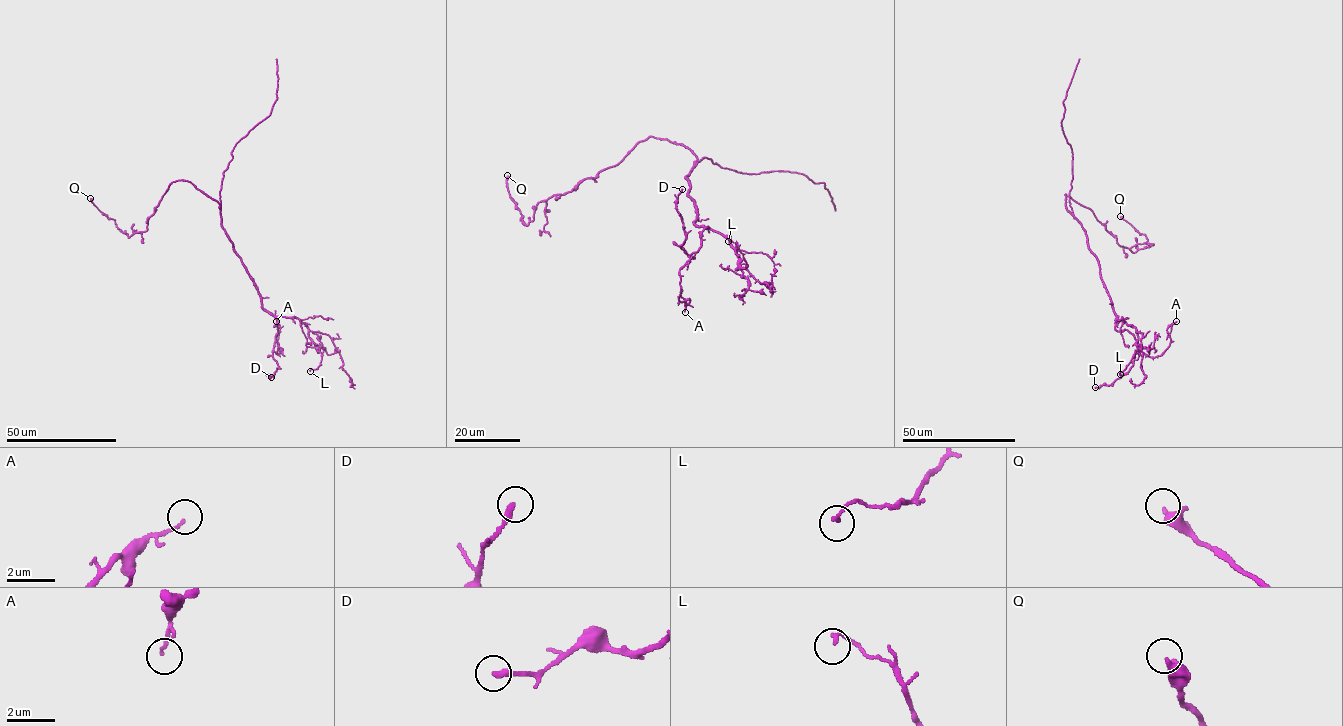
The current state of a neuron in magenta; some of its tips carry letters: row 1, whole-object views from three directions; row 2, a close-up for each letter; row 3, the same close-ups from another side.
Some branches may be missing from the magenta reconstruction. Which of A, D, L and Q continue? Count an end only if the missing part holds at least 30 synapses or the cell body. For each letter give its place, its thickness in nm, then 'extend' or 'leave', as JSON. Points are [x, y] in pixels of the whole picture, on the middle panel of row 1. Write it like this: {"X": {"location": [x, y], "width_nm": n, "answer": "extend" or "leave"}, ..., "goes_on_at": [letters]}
{"A": {"location": [685, 312], "width_nm": 120, "answer": "leave"}, "D": {"location": [682, 189], "width_nm": 280, "answer": "leave"}, "L": {"location": [728, 241], "width_nm": 130, "answer": "leave"}, "Q": {"location": [507, 175], "width_nm": 240, "answer": "leave"}, "goes_on_at": []}

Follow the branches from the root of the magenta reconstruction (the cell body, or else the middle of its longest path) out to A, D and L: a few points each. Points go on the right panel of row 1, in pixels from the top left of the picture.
A: (1086, 236), (1116, 315), (1115, 329), (1127, 330), (1140, 350), (1155, 357), (1169, 345), (1167, 327), (1176, 321)
D: (1086, 236), (1116, 315), (1115, 329), (1127, 330), (1137, 343), (1130, 370), (1109, 385), (1095, 387)
L: (1086, 236), (1089, 250), (1099, 266), (1116, 321), (1124, 320), (1133, 325), (1138, 336), (1136, 352), (1120, 374)

